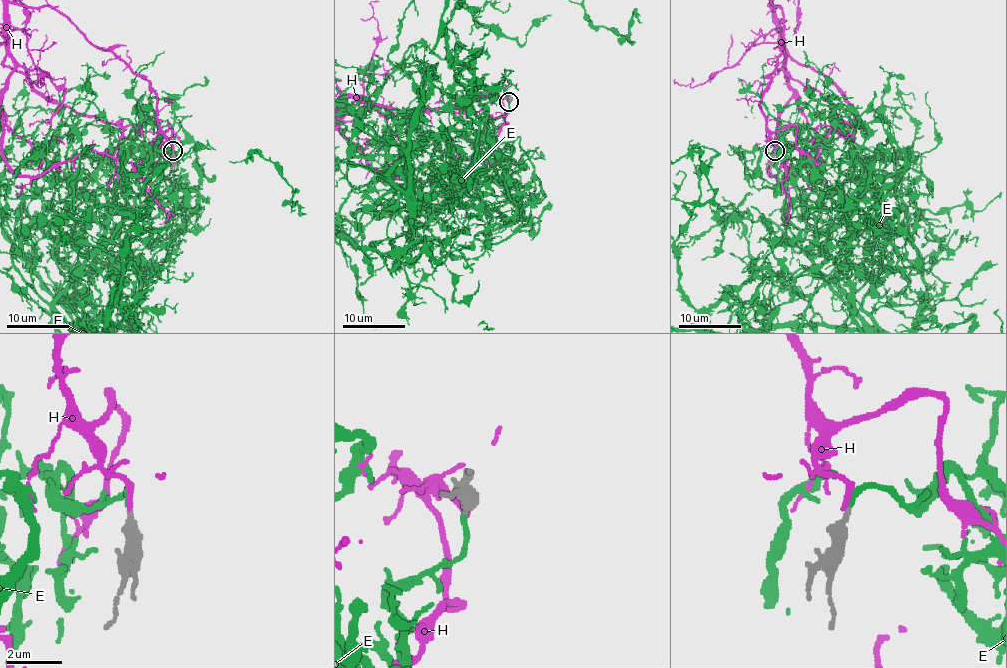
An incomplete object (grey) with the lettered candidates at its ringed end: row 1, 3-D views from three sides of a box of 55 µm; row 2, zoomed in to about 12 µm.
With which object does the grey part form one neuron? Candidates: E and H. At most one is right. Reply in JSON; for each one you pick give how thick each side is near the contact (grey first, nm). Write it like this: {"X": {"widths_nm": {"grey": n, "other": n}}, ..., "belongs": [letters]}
{"E": {"widths_nm": {"grey": 340, "other": 200}}, "belongs": ["E"]}

